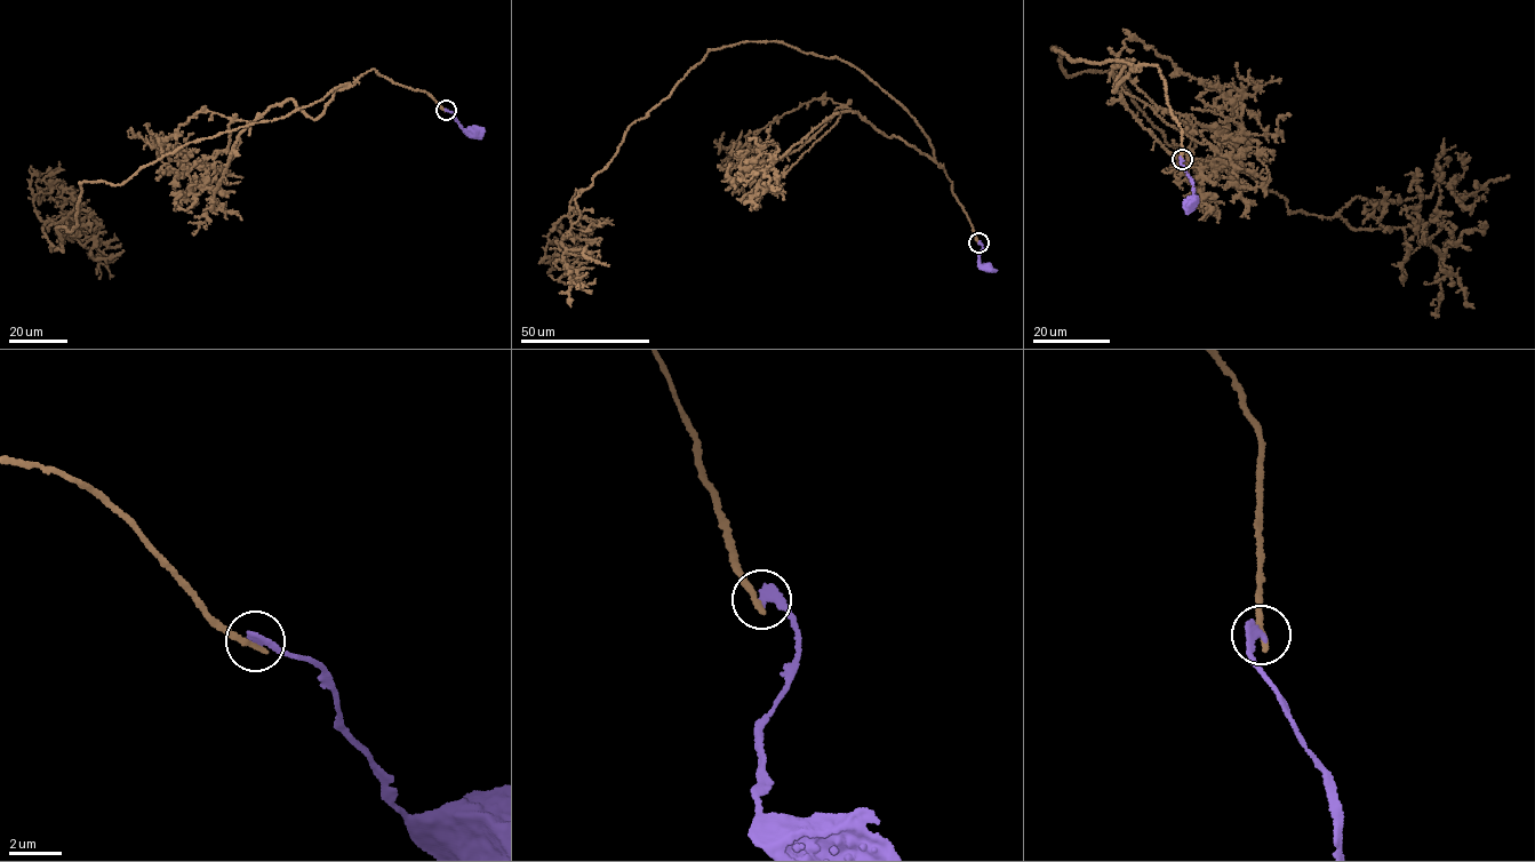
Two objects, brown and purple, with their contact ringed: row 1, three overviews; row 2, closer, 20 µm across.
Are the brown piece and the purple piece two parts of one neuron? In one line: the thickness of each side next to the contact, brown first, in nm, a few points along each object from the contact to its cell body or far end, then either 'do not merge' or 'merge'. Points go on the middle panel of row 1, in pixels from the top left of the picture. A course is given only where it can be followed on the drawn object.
260 nm thick on the brown side, 300 nm on the other; brown runs (978, 242), (906, 109), (838, 58), (745, 41), (708, 53), (577, 197), (572, 269), (554, 262), (574, 286); purple runs (978, 242), (982, 247), (978, 262), (988, 268); do not merge

